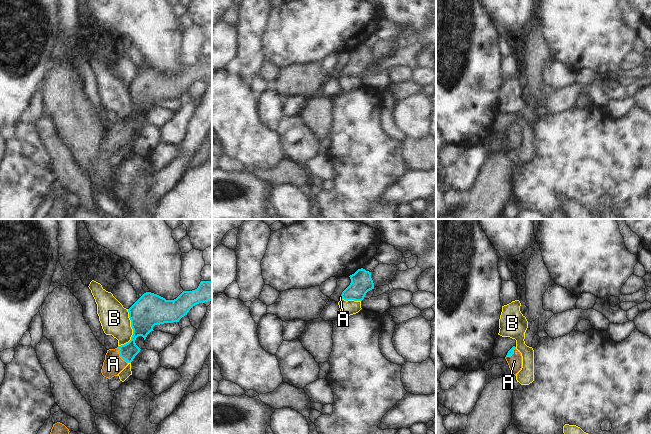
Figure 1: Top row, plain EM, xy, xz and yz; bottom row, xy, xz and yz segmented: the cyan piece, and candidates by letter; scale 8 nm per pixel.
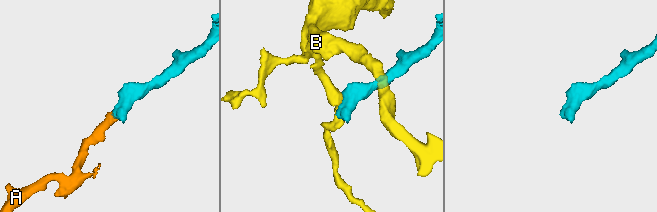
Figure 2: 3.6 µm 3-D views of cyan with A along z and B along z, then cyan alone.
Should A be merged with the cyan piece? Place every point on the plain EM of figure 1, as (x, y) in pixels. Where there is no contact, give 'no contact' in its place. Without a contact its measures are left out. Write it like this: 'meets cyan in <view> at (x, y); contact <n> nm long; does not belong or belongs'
meets cyan in xy at (120, 132); contact 160 nm long; belongs

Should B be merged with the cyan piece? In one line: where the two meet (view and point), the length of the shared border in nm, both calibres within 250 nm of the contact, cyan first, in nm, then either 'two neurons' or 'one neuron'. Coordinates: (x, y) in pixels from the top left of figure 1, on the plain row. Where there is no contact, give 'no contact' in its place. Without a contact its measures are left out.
xy (133, 106) | 320 nm | 260/240 nm | two neurons

